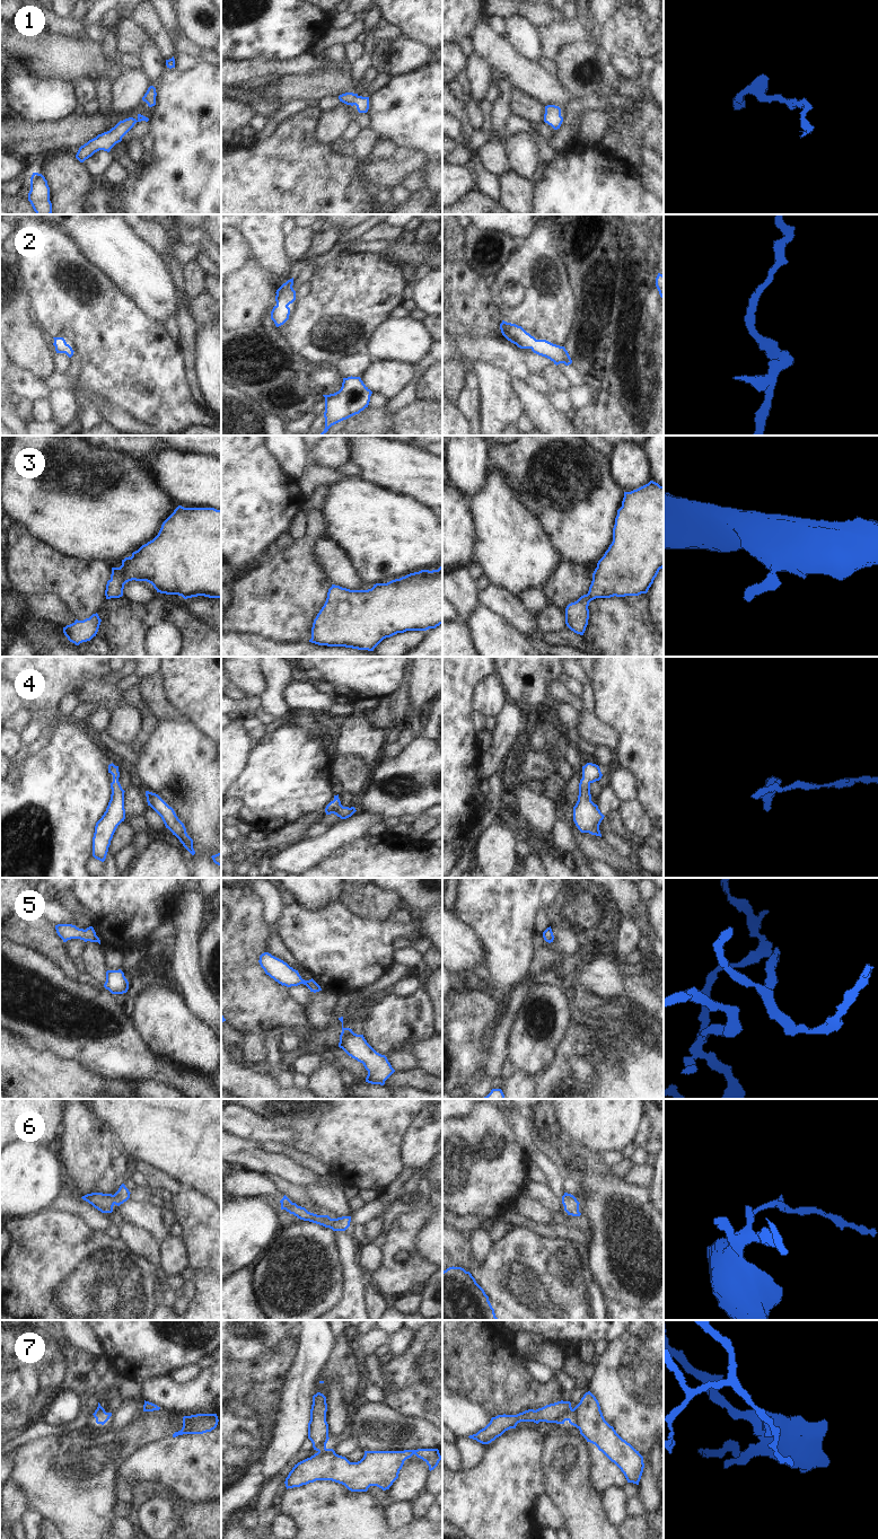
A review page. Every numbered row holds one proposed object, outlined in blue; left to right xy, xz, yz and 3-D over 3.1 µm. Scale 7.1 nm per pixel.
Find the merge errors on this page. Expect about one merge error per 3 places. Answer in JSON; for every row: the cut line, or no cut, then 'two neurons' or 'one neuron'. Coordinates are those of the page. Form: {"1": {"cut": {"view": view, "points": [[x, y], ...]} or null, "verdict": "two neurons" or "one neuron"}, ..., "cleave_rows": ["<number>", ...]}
{"1": {"cut": null, "verdict": "one neuron"}, "2": {"cut": null, "verdict": "one neuron"}, "3": {"cut": null, "verdict": "one neuron"}, "4": {"cut": null, "verdict": "one neuron"}, "5": {"cut": null, "verdict": "one neuron"}, "6": {"cut": null, "verdict": "one neuron"}, "7": {"cut": null, "verdict": "one neuron"}, "cleave_rows": []}

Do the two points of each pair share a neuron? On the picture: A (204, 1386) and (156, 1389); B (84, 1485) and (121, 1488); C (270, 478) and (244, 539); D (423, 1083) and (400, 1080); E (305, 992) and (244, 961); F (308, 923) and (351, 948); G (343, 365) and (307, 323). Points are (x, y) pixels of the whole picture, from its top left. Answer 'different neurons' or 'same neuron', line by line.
A: same neuron
B: different neurons
C: same neuron
D: same neuron
E: different neurons
F: same neuron
G: different neurons

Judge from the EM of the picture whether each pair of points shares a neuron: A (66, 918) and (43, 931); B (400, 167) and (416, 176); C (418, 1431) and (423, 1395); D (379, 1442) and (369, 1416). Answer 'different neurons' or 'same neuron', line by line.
A: different neurons
B: different neurons
C: different neurons
D: same neuron

